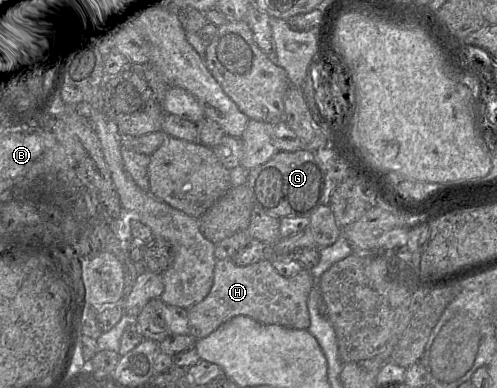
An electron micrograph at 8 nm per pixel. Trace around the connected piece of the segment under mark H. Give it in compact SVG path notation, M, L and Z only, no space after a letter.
M232 259L217 260L209 294L200 303L187 309L189 335L200 340L236 316L248 316L262 324L308 329L310 316L307 301L315 285L316 280L309 270L283 277L275 269L272 260L247 266L239 266Z

